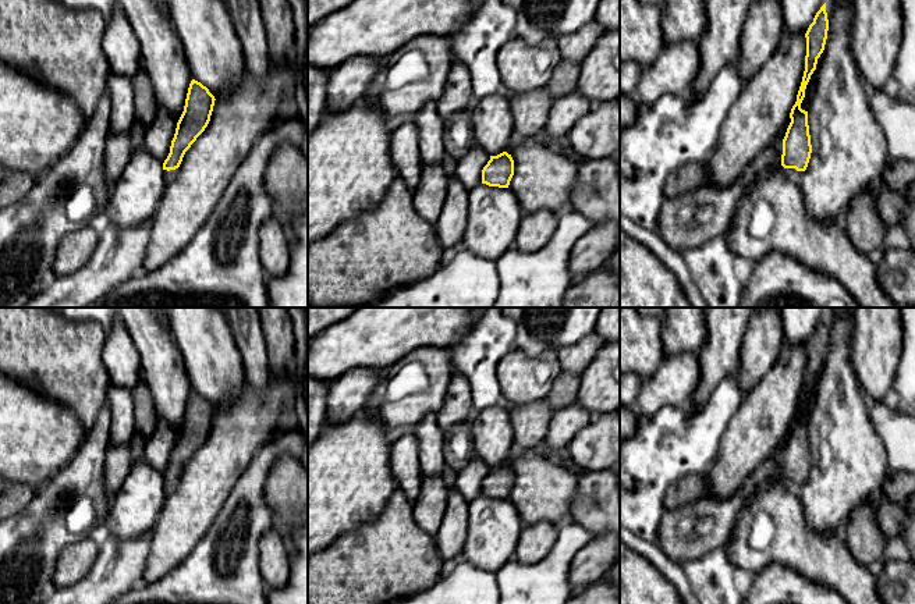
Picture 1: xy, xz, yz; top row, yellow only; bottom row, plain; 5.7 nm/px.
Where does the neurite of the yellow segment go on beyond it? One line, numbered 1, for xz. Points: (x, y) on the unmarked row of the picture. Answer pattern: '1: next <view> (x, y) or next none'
1: next none

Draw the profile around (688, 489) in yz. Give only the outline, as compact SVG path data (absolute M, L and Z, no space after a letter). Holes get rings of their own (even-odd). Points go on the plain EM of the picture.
M689 475L680 479L675 484L670 486L666 494L666 511L673 511L680 507L688 505L702 495L707 487L707 476Z

